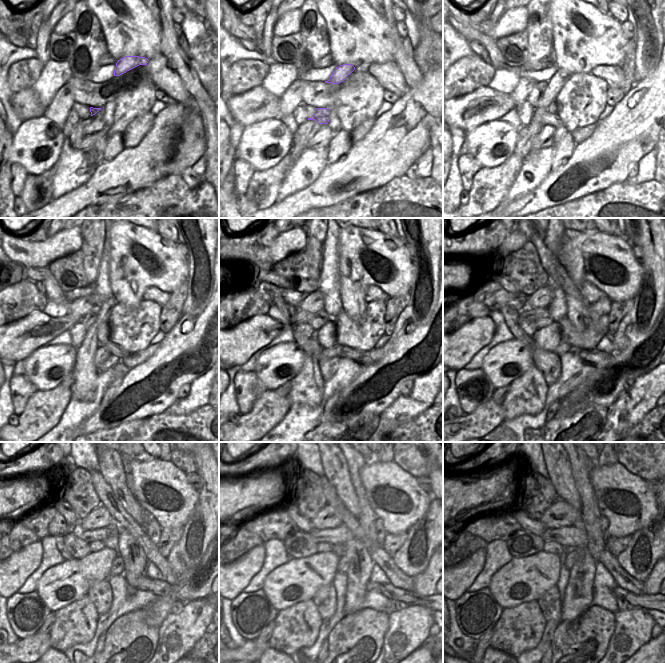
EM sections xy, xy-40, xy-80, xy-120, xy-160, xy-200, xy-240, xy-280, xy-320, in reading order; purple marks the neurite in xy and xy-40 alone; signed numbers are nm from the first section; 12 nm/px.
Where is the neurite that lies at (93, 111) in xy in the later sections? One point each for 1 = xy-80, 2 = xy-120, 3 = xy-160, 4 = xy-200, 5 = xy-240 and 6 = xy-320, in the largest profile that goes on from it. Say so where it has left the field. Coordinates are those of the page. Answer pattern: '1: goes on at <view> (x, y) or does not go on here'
1: goes on at xy-80 (541, 116)
2: goes on at xy-120 (84, 387)
3: goes on at xy-160 (307, 386)
4: goes on at xy-200 (526, 395)
5: goes on at xy-240 (76, 623)
6: goes on at xy-320 (520, 628)

